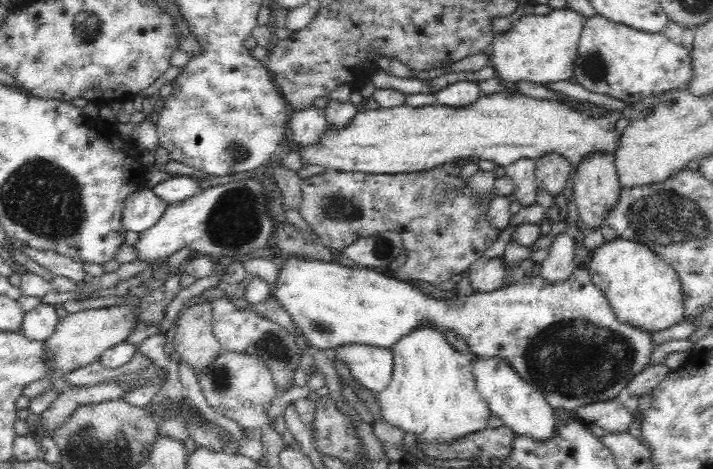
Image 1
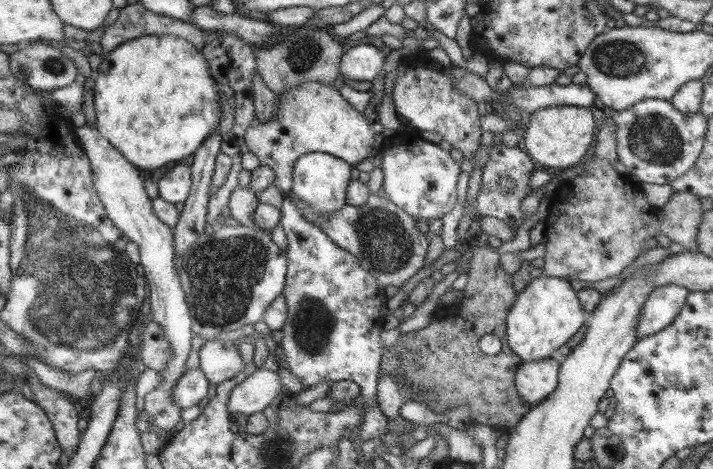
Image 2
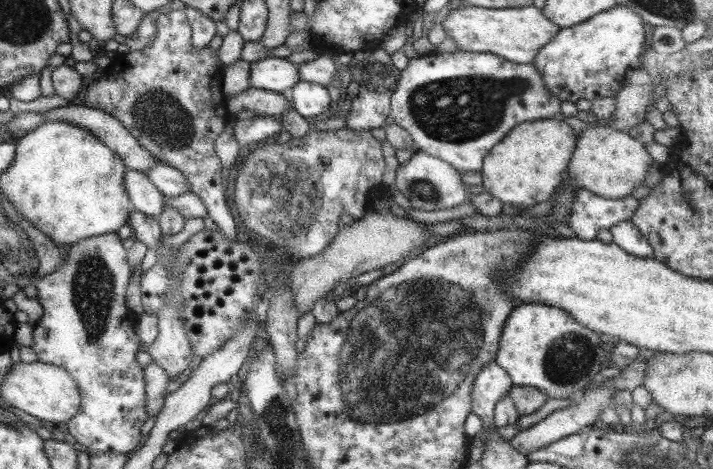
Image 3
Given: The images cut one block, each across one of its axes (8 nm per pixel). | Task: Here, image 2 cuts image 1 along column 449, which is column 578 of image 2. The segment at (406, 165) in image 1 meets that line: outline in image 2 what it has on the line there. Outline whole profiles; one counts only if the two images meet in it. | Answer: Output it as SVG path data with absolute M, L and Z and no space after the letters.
M551 106L535 109L529 115L528 126L524 128L520 147L527 156L547 168L567 169L578 165L593 142L595 124L591 111L578 106Z

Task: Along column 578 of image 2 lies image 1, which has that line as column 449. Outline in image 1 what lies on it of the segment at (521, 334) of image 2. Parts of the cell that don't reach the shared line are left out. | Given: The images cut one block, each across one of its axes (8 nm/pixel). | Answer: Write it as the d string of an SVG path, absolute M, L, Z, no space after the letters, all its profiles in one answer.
M286 257L286 260L281 263L281 268L278 268L278 276L274 280L275 289L273 296L286 309L290 318L293 320L295 326L300 328L301 332L307 337L310 344L314 344L316 348L326 351L327 349L334 349L336 346L343 344L364 344L368 346L379 346L380 348L389 348L396 342L400 336L408 334L410 330L414 330L416 326L424 324L424 322L433 322L433 326L442 331L454 331L460 338L467 342L470 349L470 354L473 356L501 356L506 358L506 361L512 365L512 368L528 383L530 386L543 394L549 401L549 405L554 408L565 408L566 410L576 410L577 407L584 406L593 402L600 402L600 400L610 400L610 398L617 398L625 393L625 386L638 374L640 370L648 364L650 354L654 352L652 341L650 341L650 333L642 329L636 329L632 326L621 325L620 321L616 319L616 315L610 308L608 299L604 293L593 284L590 278L588 269L575 268L572 276L563 283L553 285L548 281L543 280L539 275L524 276L518 281L512 280L506 287L501 287L491 293L476 293L474 296L458 295L449 301L440 301L422 293L420 289L416 289L410 283L404 283L400 279L388 276L387 272L375 269L352 269L347 266L342 266L336 263L328 263L320 260L310 258L291 258Z

